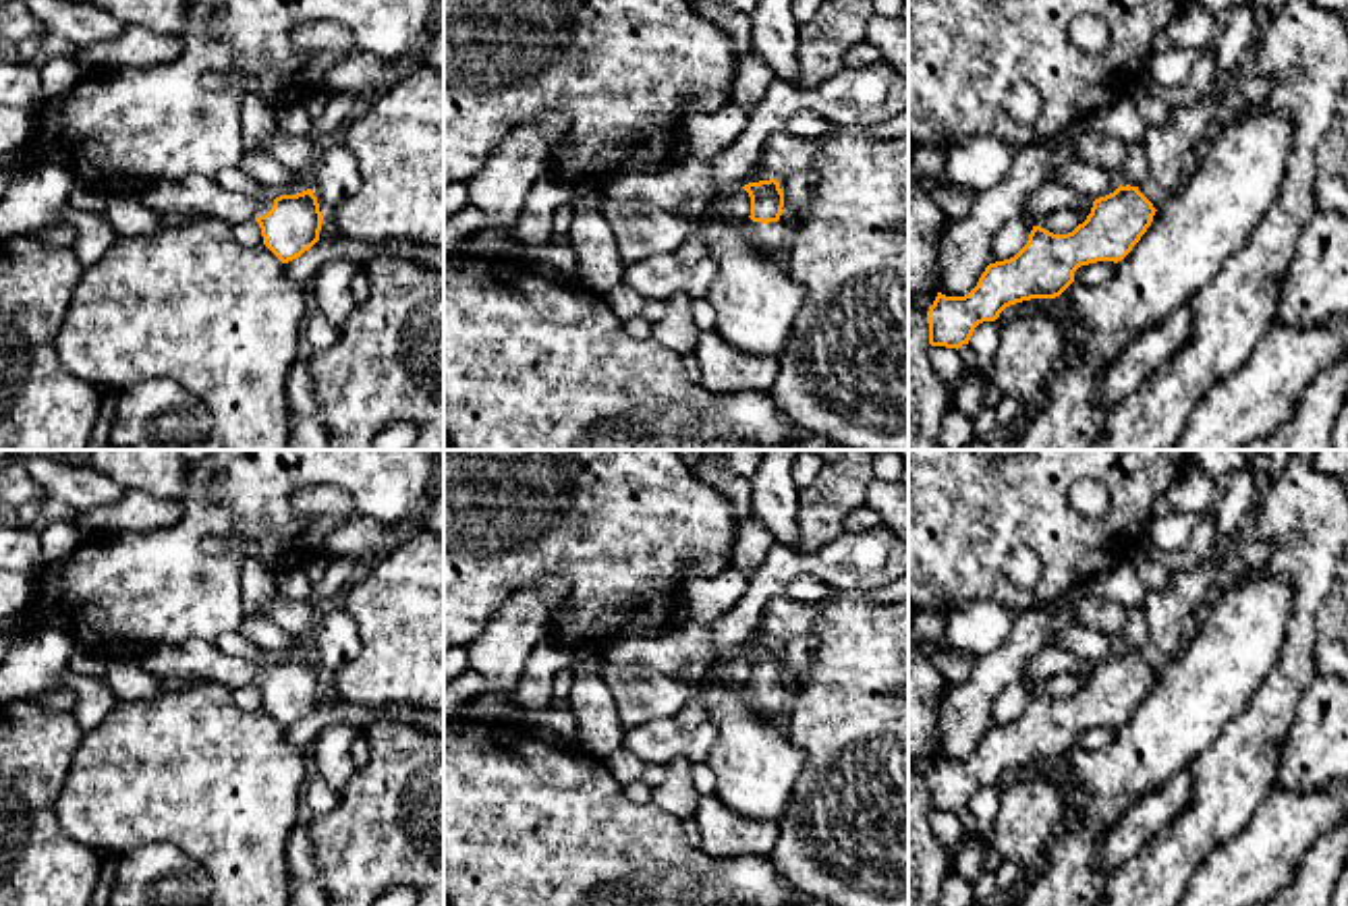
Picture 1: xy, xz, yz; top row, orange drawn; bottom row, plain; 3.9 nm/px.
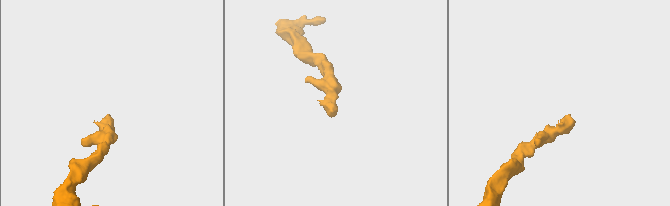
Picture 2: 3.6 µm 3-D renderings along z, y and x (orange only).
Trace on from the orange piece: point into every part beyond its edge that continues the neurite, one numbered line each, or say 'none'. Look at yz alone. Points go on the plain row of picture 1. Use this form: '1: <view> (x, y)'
1: yz (1191, 591)

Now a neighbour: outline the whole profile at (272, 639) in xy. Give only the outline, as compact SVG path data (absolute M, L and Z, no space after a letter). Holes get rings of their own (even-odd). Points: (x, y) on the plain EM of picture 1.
M245 618L238 632L261 651L280 659L297 659L309 653L309 645L288 630L276 626L270 618Z

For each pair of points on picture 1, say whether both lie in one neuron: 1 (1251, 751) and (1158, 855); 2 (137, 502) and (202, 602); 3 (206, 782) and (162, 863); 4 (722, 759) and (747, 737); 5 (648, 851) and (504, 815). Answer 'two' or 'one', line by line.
1: one
2: two
3: two
4: one
5: one

